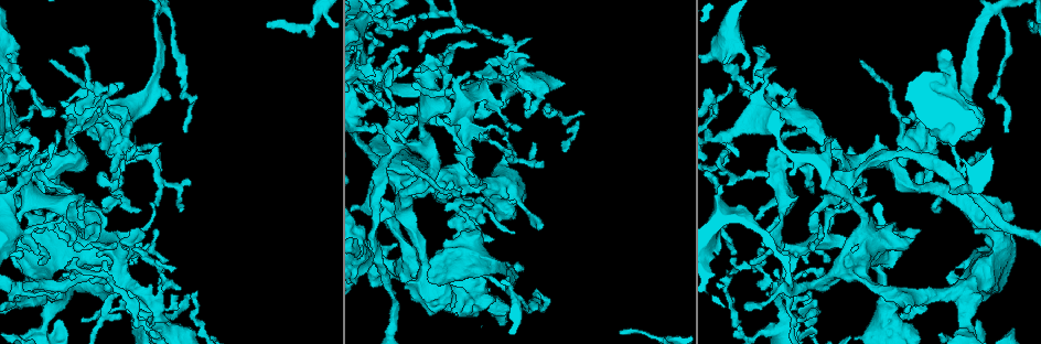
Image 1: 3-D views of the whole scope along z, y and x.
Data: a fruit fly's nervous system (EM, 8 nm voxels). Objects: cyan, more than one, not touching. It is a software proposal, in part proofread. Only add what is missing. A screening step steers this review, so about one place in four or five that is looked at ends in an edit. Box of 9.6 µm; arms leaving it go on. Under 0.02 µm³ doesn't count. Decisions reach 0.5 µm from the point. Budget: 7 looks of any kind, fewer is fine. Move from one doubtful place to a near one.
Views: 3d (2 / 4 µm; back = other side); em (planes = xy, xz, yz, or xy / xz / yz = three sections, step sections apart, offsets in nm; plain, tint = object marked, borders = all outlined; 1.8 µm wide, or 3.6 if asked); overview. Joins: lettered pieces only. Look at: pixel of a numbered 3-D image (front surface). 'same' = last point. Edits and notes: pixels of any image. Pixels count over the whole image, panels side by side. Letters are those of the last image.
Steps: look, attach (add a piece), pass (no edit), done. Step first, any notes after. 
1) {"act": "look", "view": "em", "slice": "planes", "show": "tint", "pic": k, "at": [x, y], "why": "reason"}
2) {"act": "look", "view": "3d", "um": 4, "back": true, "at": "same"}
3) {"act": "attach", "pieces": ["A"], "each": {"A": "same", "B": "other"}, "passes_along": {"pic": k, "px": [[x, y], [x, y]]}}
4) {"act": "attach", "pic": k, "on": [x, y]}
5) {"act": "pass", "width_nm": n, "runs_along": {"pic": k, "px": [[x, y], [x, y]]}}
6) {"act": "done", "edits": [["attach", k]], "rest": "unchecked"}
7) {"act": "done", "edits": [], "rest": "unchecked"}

{"act": "look", "view": "3d", "um": 2, "back": true, "pic": 1, "at": [541, 227], "why": "tapers out"}

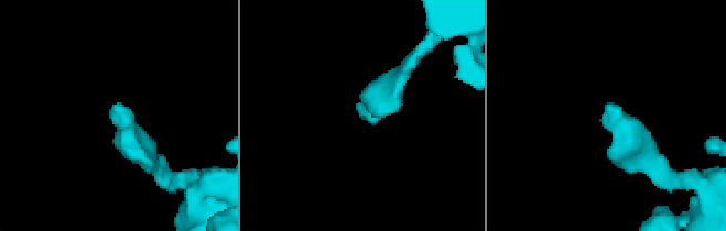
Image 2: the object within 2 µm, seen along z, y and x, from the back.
{"act": "look", "view": "em", "slice": "xy", "step": 4, "show": "borders", "pic": 2, "at": [606, 108]}

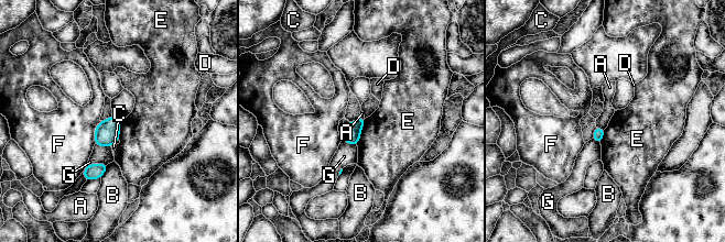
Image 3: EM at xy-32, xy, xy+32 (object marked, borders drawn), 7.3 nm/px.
{"act": "pass", "each": {"A": "other", "B": "other", "C": "other", "D": "other", "E": "other", "F": "other", "G": "other"}, "border": {"pic": 3, "px": [[596, 127], [604, 129]]}, "found": "none of them fits"}

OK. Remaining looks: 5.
{"act": "look", "view": "em", "slice": "planes", "show": "borders", "pic": 1, "at": [121, 168], "why": "closes a loop"}

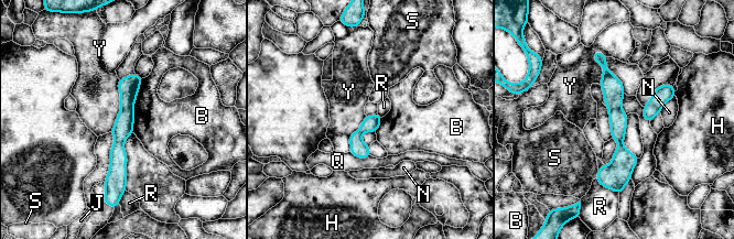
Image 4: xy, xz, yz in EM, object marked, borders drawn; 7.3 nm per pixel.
{"act": "pass", "longest_contact_nm": ["B", 400], "each": {"B": "other", "H": "other", "J": "other", "N": "other", "Q": "other", "R": "other", "S": "other", "Y": "other"}, "found": "none of them fits"}

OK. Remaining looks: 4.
{"act": "look", "view": "em", "um": 3.6, "slice": "xz", "step": 8, "show": "borders", "pic": 1, "at": [757, 217], "why": "an open end"}

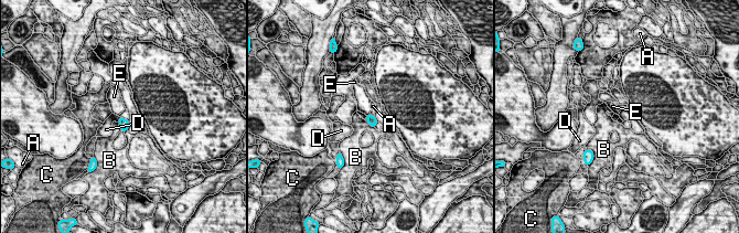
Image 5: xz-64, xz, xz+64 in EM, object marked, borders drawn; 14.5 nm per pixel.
{"act": "pass", "width_nm": 130, "each": {"A": "other", "B": "other", "C": "other", "D": "other", "E": "other"}, "found": "no lettered piece goes on from it"}

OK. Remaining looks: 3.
{"act": "done", "edits": [], "rest": "unchecked"}

